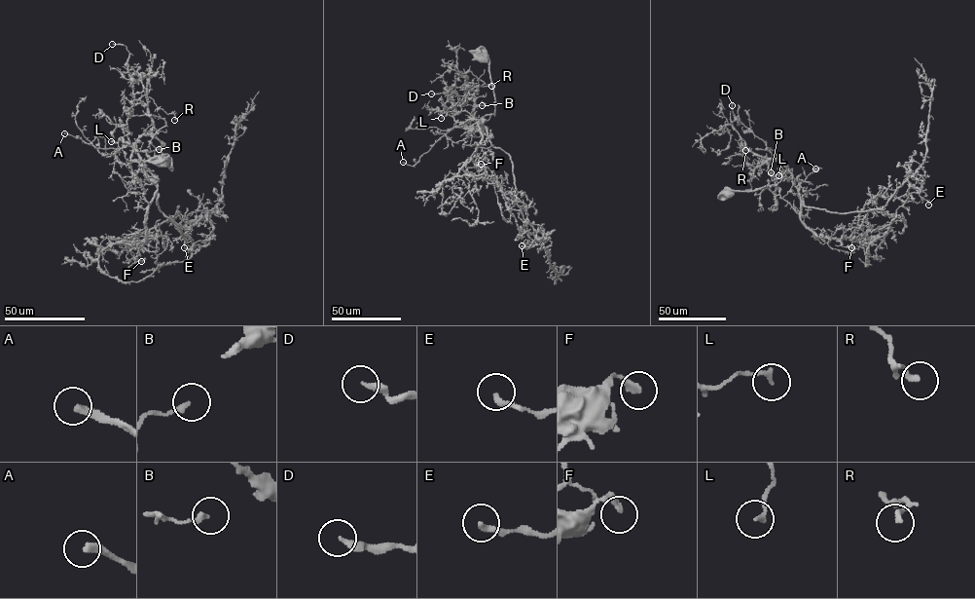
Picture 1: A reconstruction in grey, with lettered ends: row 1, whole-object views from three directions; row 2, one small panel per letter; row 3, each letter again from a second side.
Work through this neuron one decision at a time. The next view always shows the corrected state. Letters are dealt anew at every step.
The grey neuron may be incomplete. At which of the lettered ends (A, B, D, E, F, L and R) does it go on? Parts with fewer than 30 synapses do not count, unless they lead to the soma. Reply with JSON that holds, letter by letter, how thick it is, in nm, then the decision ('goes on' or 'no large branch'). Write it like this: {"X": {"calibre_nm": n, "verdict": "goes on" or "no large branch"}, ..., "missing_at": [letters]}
{"A": {"calibre_nm": 280, "verdict": "no large branch"}, "B": {"calibre_nm": 200, "verdict": "no large branch"}, "D": {"calibre_nm": 260, "verdict": "no large branch"}, "E": {"calibre_nm": 220, "verdict": "no large branch"}, "F": {"calibre_nm": 220, "verdict": "no large branch"}, "L": {"calibre_nm": 190, "verdict": "no large branch"}, "R": {"calibre_nm": 200, "verdict": "no large branch"}, "missing_at": []}

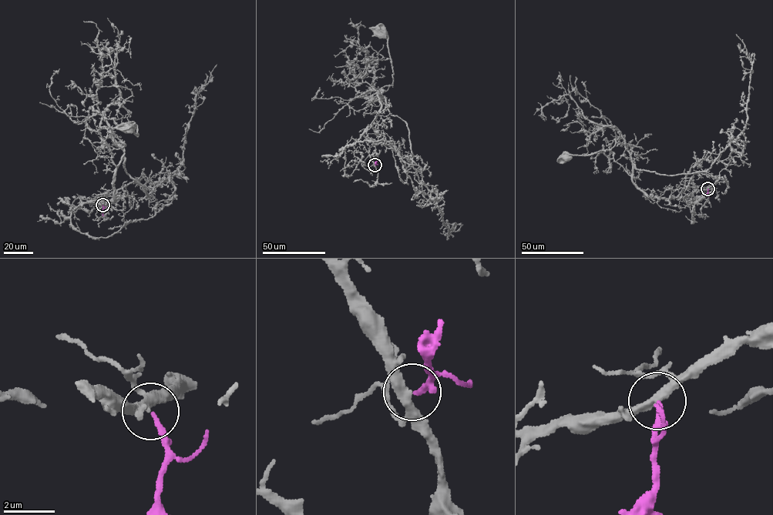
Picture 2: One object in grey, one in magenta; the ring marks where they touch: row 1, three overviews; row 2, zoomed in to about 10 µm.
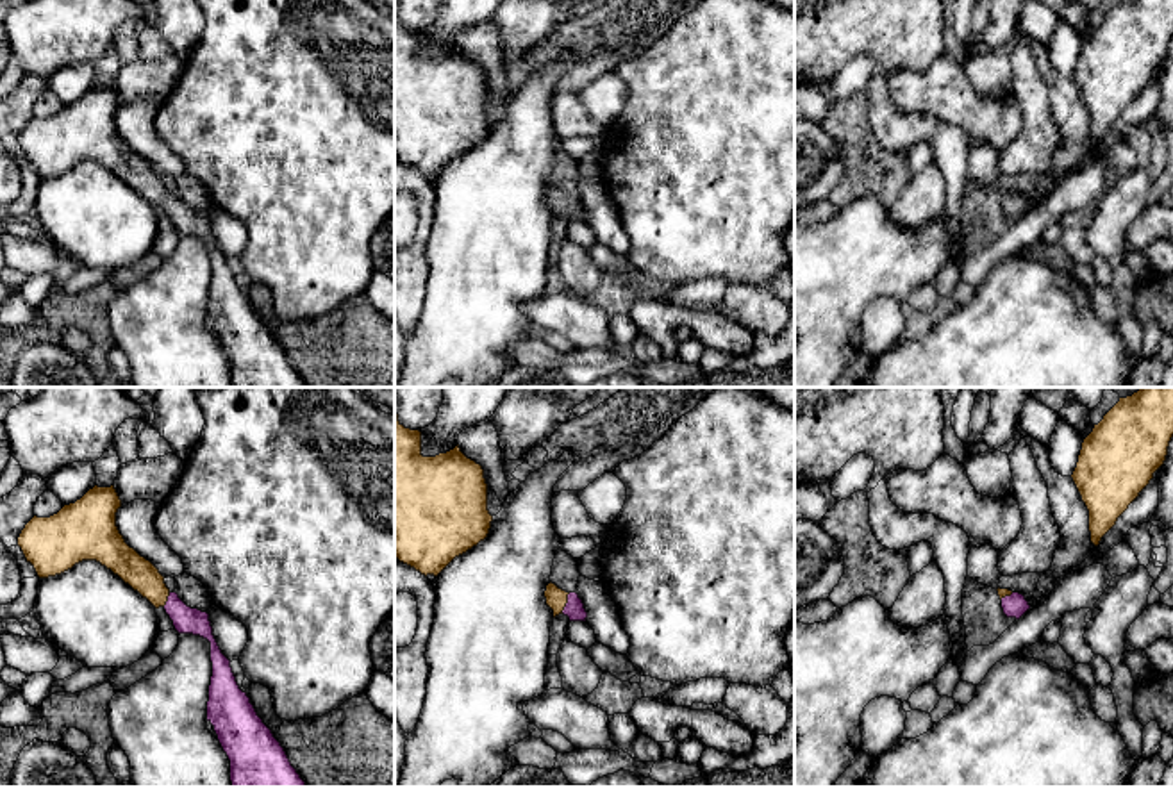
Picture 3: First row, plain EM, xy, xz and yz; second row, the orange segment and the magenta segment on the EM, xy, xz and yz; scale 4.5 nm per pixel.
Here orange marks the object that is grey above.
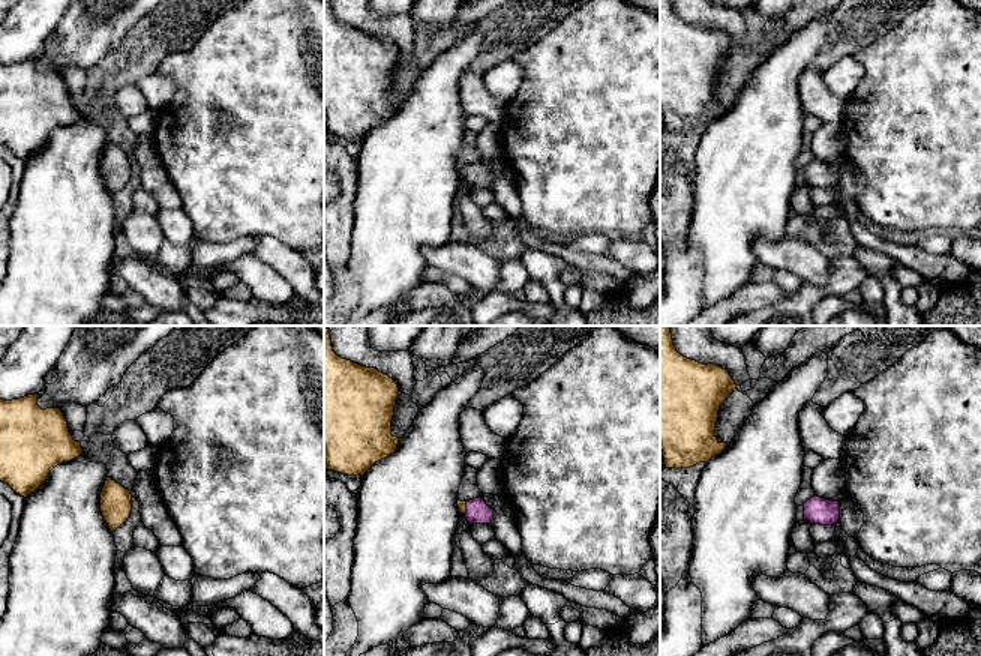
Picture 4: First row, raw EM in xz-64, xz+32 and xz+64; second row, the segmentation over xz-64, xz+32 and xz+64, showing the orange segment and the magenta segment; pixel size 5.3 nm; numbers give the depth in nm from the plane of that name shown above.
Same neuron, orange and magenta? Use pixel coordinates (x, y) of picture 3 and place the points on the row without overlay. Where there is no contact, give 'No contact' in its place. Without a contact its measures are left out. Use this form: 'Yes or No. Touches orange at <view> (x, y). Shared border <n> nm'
Yes. Touches orange at xz (565, 204). Shared border 100 nm

